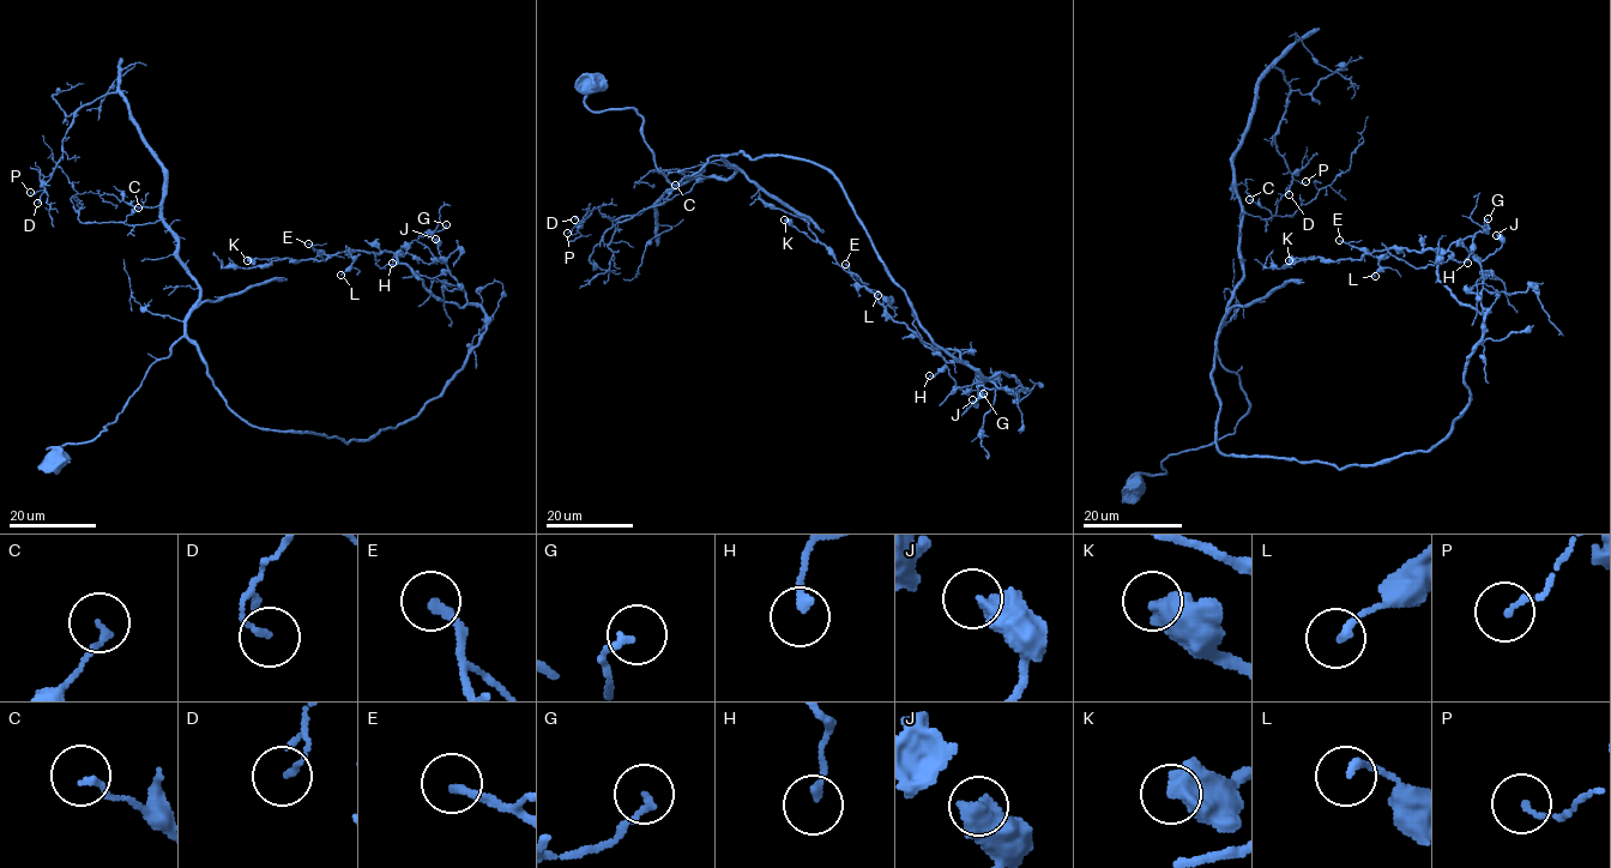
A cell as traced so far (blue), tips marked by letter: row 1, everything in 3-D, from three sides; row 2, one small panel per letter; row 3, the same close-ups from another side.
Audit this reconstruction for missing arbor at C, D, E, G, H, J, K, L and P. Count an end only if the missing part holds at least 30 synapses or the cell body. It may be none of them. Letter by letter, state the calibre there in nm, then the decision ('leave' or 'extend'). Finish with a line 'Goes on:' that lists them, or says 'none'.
C: 140 nm | leave
D: 140 nm | leave
E: 200 nm | leave
G: 170 nm | leave
H: 200 nm | leave
J: 500 nm | leave
K: 650 nm | leave
L: 190 nm | leave
P: 140 nm | leave
Goes on: none

